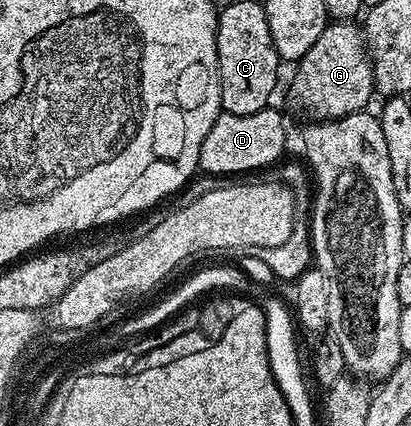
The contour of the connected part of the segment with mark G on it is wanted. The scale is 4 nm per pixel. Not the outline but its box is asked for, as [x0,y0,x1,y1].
[290,21,375,120]

